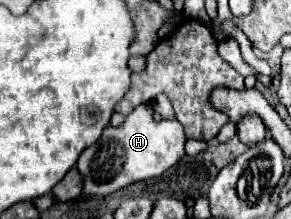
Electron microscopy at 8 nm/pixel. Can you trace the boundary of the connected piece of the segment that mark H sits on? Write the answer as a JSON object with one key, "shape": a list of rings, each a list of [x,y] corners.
{"shape":[[[150,104],[138,106],[122,126],[104,128],[98,142],[80,154],[76,168],[84,180],[82,196],[110,196],[124,186],[160,176],[184,156],[184,142],[186,136],[176,118],[154,122]]]}

